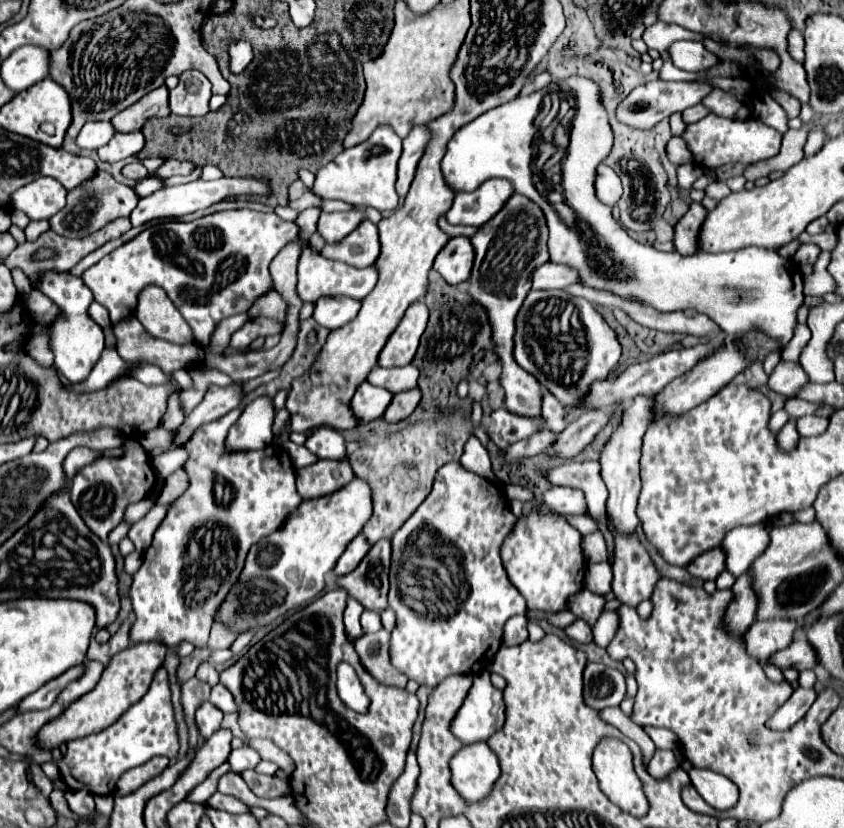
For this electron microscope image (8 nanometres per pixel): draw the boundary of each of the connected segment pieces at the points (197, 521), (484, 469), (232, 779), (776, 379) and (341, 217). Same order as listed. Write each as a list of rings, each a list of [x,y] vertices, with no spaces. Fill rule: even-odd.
[[[232,409],[228,415],[206,423],[186,443],[190,459],[186,461],[184,469],[190,475],[190,487],[170,507],[168,515],[154,533],[152,545],[144,553],[142,567],[132,575],[130,599],[136,615],[136,621],[130,629],[132,643],[158,639],[164,643],[190,641],[196,647],[204,647],[220,603],[224,603],[228,591],[234,587],[240,577],[240,571],[244,569],[248,549],[262,537],[276,531],[282,521],[302,503],[294,485],[294,465],[280,445],[268,445],[262,451],[248,453],[224,451],[226,433],[234,425],[238,413],[240,409]]]
[[[472,437],[466,447],[464,447],[464,455],[460,459],[462,467],[488,479],[488,481],[494,481],[494,473],[492,473],[492,463],[490,463],[490,457],[488,457],[488,451],[482,447],[482,443]]]
[[[231,771],[225,773],[218,781],[218,791],[224,795],[232,795],[250,807],[260,807],[262,803],[262,799],[258,799],[252,791],[248,791],[248,785],[242,777]]]
[[[780,361],[768,379],[769,388],[786,397],[794,397],[796,391],[806,383],[808,379],[802,365],[794,361]]]
[[[350,209],[340,213],[322,213],[318,221],[318,231],[326,243],[338,243],[348,233],[352,233],[366,219],[364,209]]]

